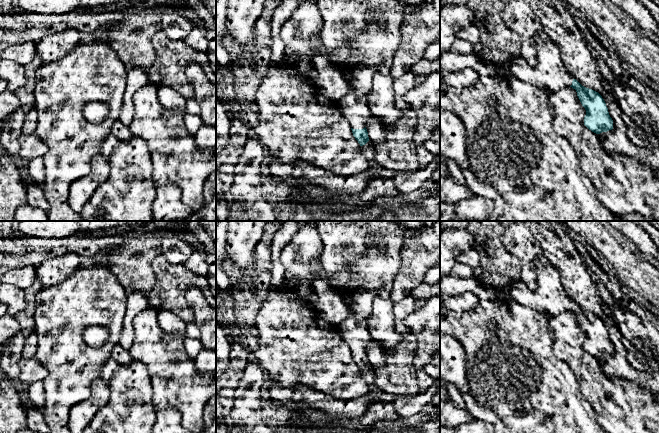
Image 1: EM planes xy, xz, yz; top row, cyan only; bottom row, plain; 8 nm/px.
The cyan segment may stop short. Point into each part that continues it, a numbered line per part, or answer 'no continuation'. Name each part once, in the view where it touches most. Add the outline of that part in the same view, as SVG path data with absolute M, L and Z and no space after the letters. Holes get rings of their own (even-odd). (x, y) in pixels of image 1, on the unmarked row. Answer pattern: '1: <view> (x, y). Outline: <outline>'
1: xz (355, 334). Outline: M353 313L341 322L338 331L353 353L365 352L367 344L372 340L368 329L368 319L358 321Z

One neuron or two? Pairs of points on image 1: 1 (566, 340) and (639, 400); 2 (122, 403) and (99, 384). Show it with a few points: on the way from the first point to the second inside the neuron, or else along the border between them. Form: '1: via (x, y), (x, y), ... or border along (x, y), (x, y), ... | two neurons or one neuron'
1: via (579, 360), (619, 400) | one neuron
2: border along (109, 386), (109, 400), (96, 412) | two neurons

